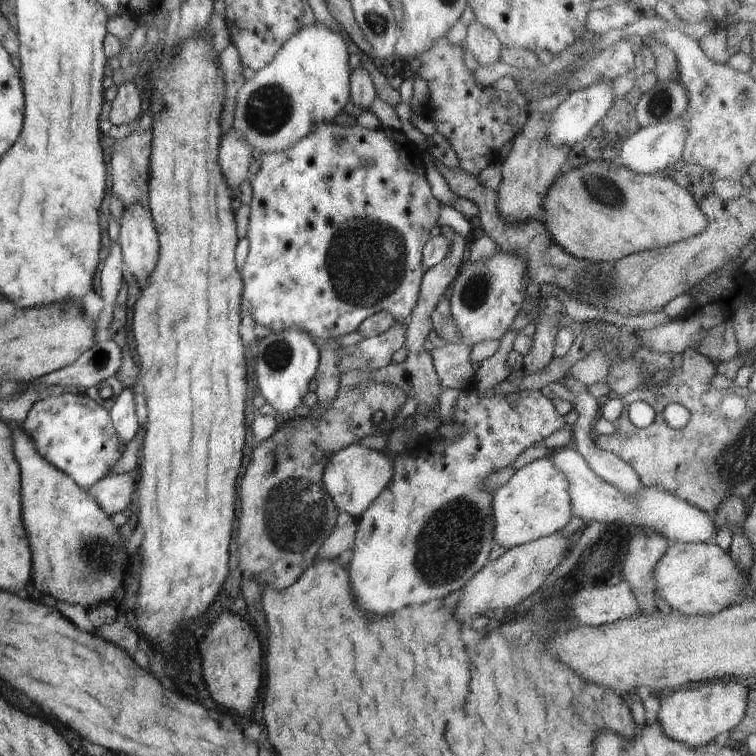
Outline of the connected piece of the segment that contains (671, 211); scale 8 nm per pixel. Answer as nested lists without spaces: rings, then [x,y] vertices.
[[[602,158],[559,174],[544,196],[539,219],[546,226],[550,238],[564,252],[594,264],[615,263],[636,252],[666,248],[680,240],[698,236],[708,224],[690,192],[682,188],[670,174],[636,174],[614,161],[603,161]]]

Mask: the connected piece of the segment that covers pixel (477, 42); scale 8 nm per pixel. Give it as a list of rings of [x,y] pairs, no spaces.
[[[475,19],[467,26],[464,49],[470,50],[481,66],[490,66],[490,64],[500,61],[502,48],[500,40],[490,28],[482,26]]]

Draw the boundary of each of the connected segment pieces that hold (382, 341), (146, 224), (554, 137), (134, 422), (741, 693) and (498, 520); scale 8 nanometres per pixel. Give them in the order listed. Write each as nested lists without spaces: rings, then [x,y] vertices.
[[[395,322],[378,336],[362,338],[353,346],[350,354],[340,359],[340,370],[342,373],[362,369],[374,372],[376,368],[385,367],[396,350],[404,349],[406,331],[406,324]]]
[[[140,202],[132,204],[132,206],[124,207],[124,212],[120,221],[120,233],[118,242],[120,244],[123,260],[125,264],[126,274],[134,276],[138,282],[150,278],[150,272],[154,272],[156,262],[158,262],[158,238],[156,238],[156,230],[152,224],[152,214],[148,210],[148,205],[140,206]]]
[[[598,80],[594,84],[588,84],[585,89],[571,92],[553,112],[550,112],[546,138],[550,140],[552,146],[573,147],[590,134],[614,104],[616,93],[612,88],[612,82],[612,80]]]
[[[123,388],[109,410],[110,420],[112,420],[112,426],[116,430],[116,436],[124,445],[134,438],[138,430],[139,422],[136,416],[134,393],[135,390]]]
[[[726,680],[725,682],[715,684],[704,684],[698,688],[690,688],[690,690],[675,690],[667,695],[662,695],[660,702],[660,709],[658,713],[658,720],[661,723],[662,732],[672,738],[673,741],[688,744],[692,748],[700,748],[704,744],[714,741],[714,738],[722,732],[728,732],[735,726],[748,720],[748,693],[749,690],[744,685],[734,680]]]
[[[548,456],[533,460],[512,474],[504,486],[492,494],[495,546],[512,548],[558,533],[570,522],[572,506],[568,478],[556,470]]]

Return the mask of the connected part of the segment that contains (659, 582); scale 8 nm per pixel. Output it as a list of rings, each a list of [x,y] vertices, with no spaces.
[[[714,541],[710,543],[671,542],[654,568],[655,593],[673,609],[687,615],[715,615],[736,604],[746,588],[746,573]]]

